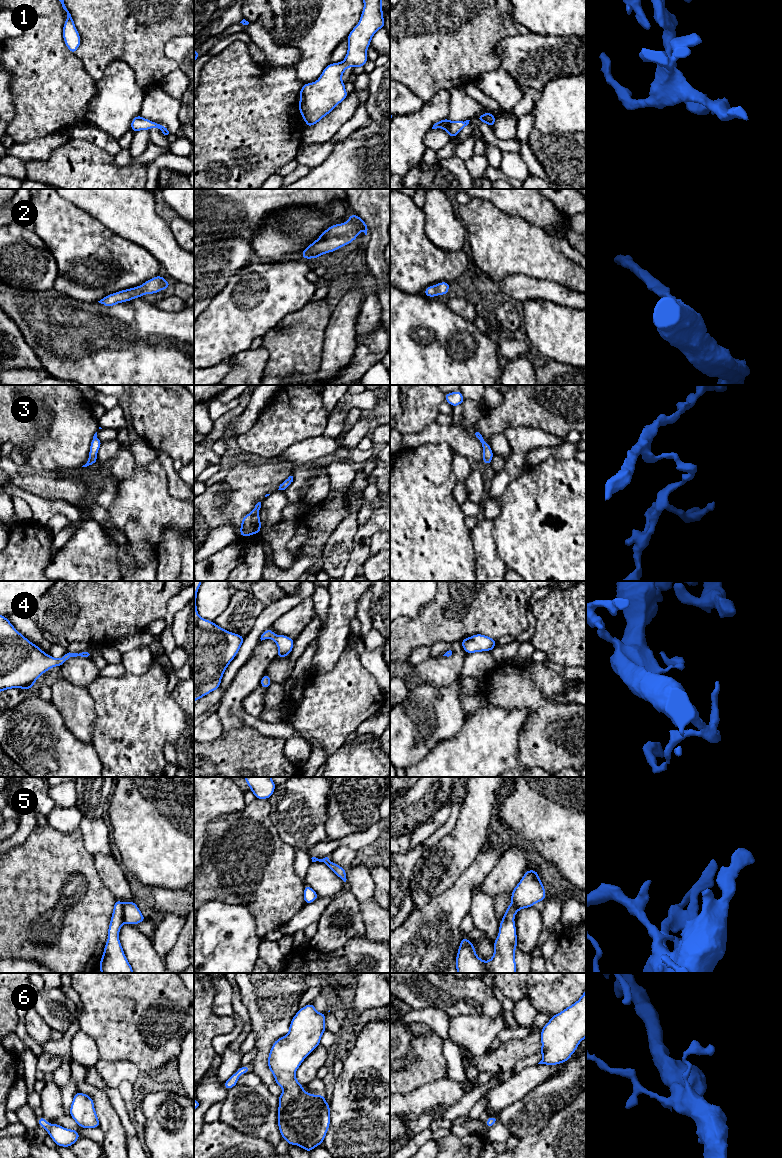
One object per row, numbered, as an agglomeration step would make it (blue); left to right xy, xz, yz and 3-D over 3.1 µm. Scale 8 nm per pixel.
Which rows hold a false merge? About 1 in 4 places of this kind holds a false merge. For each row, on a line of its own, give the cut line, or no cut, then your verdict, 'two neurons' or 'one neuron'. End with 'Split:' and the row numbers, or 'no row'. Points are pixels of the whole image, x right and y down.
1: no cut; one neuron
2: no cut; one neuron
3: no cut; one neuron
4: no cut; one neuron
5: no cut; one neuron
6: no cut; one neuron
Split: no row

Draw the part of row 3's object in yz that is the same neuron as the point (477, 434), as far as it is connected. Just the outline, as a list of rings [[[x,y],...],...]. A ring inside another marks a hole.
[[[474,430],[474,436],[482,443],[483,448],[483,465],[491,464],[494,453],[492,452],[490,445],[484,440],[479,430]]]

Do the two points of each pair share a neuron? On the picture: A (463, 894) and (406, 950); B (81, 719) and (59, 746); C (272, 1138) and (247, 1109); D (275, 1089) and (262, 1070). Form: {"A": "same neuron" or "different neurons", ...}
{"A": "same neuron", "B": "different neurons", "C": "same neuron", "D": "different neurons"}

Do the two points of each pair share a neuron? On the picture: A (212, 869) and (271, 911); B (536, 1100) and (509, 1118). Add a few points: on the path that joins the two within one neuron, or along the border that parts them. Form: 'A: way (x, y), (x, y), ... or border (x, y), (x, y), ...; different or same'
A: way (227, 869), (256, 896); same
B: way (529, 1107), (519, 1117), (516, 1117); same

